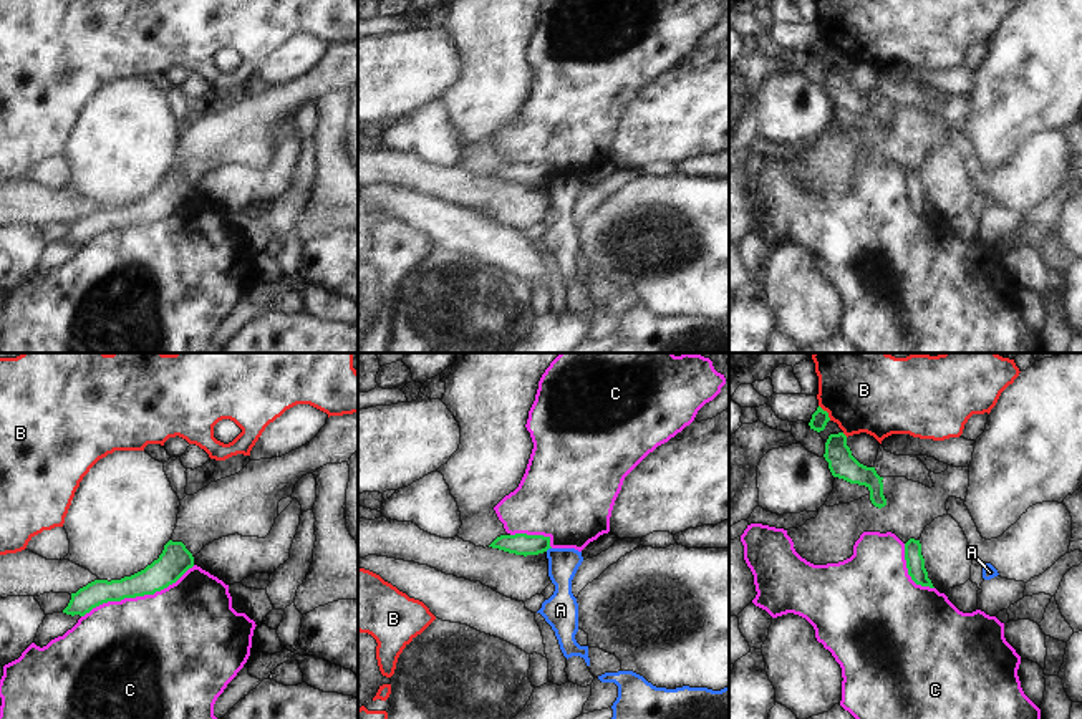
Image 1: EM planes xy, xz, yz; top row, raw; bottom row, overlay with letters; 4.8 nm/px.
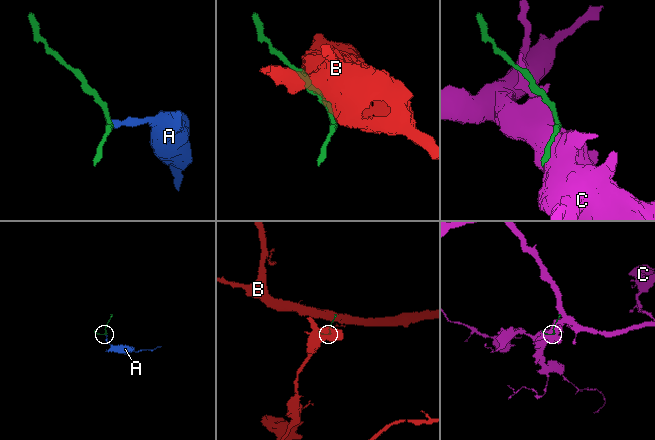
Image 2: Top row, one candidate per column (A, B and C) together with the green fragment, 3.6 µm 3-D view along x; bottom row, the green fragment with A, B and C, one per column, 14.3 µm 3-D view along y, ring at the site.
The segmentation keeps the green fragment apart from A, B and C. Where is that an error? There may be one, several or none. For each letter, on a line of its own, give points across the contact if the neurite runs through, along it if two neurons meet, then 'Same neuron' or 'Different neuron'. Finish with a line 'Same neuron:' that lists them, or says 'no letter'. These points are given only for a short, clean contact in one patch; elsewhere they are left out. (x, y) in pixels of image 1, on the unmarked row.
A: Boundary: xz (550, 176), (545, 179). Different neuron
B: Boundary: yz (819, 33), (830, 48). Different neuron
C: Different neuron
Same neuron: no letter.

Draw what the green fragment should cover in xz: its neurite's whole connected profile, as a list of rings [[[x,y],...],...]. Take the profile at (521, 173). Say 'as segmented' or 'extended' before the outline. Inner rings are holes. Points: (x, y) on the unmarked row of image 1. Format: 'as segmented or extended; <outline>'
as segmented; [[[527,162],[500,164],[489,176],[524,186],[539,184],[552,177],[550,166]]]

